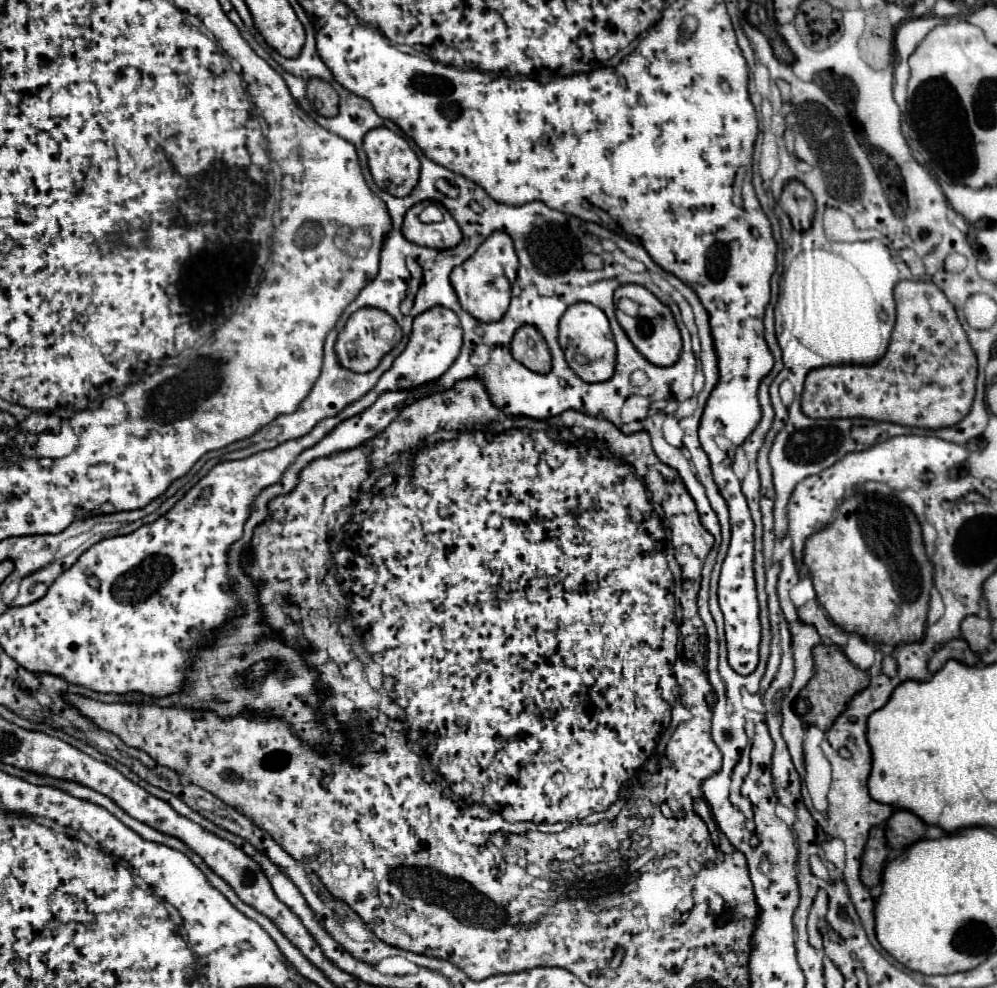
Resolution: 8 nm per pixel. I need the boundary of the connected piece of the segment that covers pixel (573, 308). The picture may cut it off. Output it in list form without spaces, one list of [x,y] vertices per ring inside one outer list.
[[[574,303],[566,309],[560,319],[560,347],[566,355],[570,369],[586,383],[608,381],[614,375],[616,365],[616,345],[614,335],[610,331],[610,323],[606,315],[592,303]]]

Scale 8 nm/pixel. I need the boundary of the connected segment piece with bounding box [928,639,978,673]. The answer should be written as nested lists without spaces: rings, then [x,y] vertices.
[[[954,639],[954,641],[948,641],[946,645],[942,645],[930,659],[930,665],[928,669],[932,673],[936,673],[948,659],[956,659],[956,661],[962,661],[966,665],[976,665],[978,663],[978,655],[972,653],[972,649],[968,647],[968,643],[964,639]]]

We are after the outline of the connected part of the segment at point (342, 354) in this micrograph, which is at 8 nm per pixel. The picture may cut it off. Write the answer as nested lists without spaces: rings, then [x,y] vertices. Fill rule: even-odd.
[[[364,307],[364,309],[358,309],[356,313],[350,315],[344,331],[338,335],[336,355],[338,355],[338,361],[340,361],[344,367],[348,367],[348,369],[352,369],[352,371],[356,371],[356,373],[368,373],[368,371],[372,371],[372,369],[380,363],[380,359],[400,341],[400,337],[402,337],[402,329],[400,329],[398,323],[394,321],[394,317],[390,317],[390,315],[388,315],[386,311],[382,311],[382,309]],[[386,323],[388,323],[390,327],[394,327],[394,337],[392,337],[392,339],[382,339],[382,337],[378,335],[378,329],[380,329],[382,325],[386,325]]]

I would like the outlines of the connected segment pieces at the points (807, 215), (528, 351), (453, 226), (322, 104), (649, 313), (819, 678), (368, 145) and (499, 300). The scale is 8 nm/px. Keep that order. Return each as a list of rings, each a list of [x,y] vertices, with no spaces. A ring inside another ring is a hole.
[[[796,179],[788,181],[782,189],[782,197],[778,203],[784,209],[784,213],[788,213],[788,217],[792,219],[792,225],[798,231],[808,229],[812,225],[812,217],[816,211],[814,197],[800,181]]]
[[[522,325],[512,339],[512,355],[534,373],[548,373],[552,359],[542,333],[532,325]]]
[[[430,201],[416,203],[414,207],[408,209],[408,213],[406,213],[406,217],[404,217],[404,225],[402,225],[404,237],[406,237],[408,241],[416,243],[416,245],[424,245],[424,247],[432,247],[432,249],[450,249],[450,247],[456,247],[456,245],[462,241],[462,233],[460,233],[458,223],[454,221],[454,217],[452,217],[442,205],[438,205],[440,211],[442,211],[442,215],[444,215],[444,219],[442,219],[440,223],[430,223],[430,225],[428,225],[428,223],[422,223],[422,221],[418,219],[418,213],[420,213],[426,205],[430,205]]]
[[[322,79],[308,81],[308,101],[322,117],[334,117],[338,113],[338,93]]]
[[[620,285],[616,289],[616,299],[620,297],[628,297],[632,299],[634,303],[638,303],[638,315],[636,317],[630,317],[626,313],[616,313],[618,317],[618,323],[622,325],[622,329],[626,331],[626,335],[630,337],[632,345],[652,363],[652,365],[658,365],[658,367],[670,367],[678,361],[680,357],[680,351],[682,351],[682,339],[680,339],[680,331],[676,327],[676,321],[672,317],[672,311],[662,305],[646,287],[642,285]]]
[[[816,645],[814,647],[814,663],[816,663],[814,677],[800,691],[800,697],[810,703],[810,709],[808,709],[808,713],[802,715],[802,719],[804,719],[804,723],[816,725],[818,729],[828,731],[832,727],[834,719],[846,709],[846,703],[856,693],[860,693],[862,689],[868,687],[870,677],[868,677],[866,671],[858,669],[856,665],[852,665],[848,661],[848,657],[844,655],[844,651],[840,647],[836,647],[836,645]]]
[[[386,127],[372,129],[364,137],[364,151],[368,155],[370,173],[380,189],[388,191],[394,197],[406,197],[416,187],[418,175],[420,175],[420,161],[418,161],[416,153],[410,149],[410,145],[404,141],[404,137],[396,135],[394,131],[390,131]]]
[[[494,231],[476,249],[476,253],[470,259],[466,259],[462,265],[458,265],[452,271],[450,281],[452,281],[452,287],[454,287],[454,291],[458,295],[458,301],[460,301],[462,309],[466,309],[478,321],[494,323],[494,321],[500,321],[504,317],[504,313],[506,313],[506,309],[510,305],[510,293],[500,293],[488,281],[492,281],[498,275],[504,275],[510,281],[514,281],[516,279],[516,271],[518,271],[518,257],[514,253],[512,239],[506,233],[502,233],[502,231]]]

